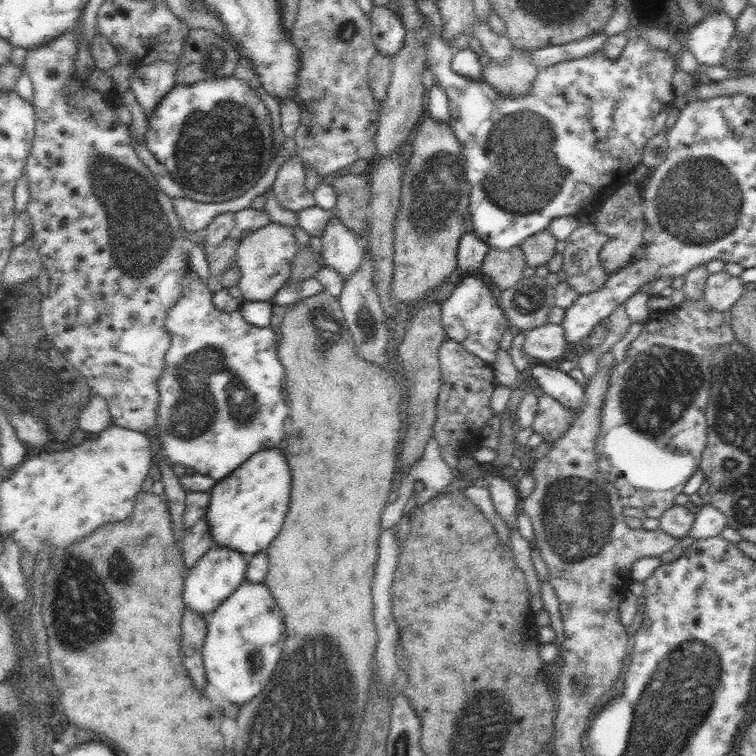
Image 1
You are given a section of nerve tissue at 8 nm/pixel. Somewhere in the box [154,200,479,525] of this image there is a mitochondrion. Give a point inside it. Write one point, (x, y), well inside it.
(210, 386)

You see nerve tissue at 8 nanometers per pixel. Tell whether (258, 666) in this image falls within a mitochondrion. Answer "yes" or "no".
yes

